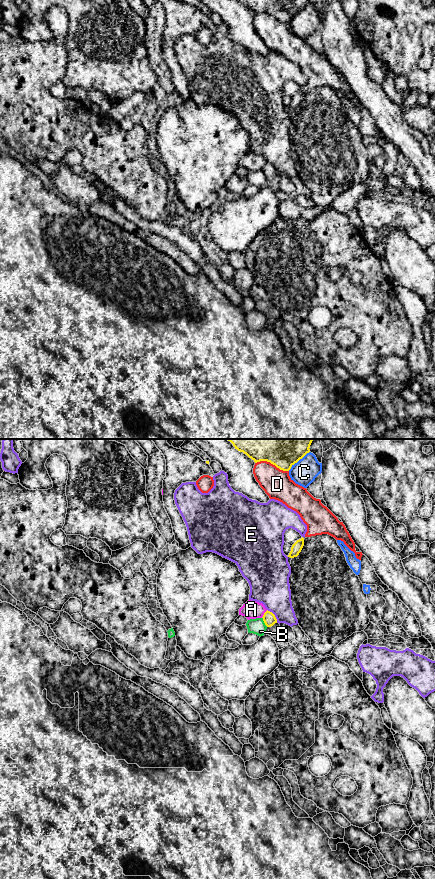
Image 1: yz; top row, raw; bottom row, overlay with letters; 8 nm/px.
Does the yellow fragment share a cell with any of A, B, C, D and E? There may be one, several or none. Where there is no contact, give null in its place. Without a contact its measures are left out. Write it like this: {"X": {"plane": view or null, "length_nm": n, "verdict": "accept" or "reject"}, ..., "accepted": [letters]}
{"A": {"plane": "yz", "length_nm": 80, "verdict": "reject"}, "B": {"plane": "yz", "length_nm": 90, "verdict": "reject"}, "C": {"plane": "yz", "length_nm": 240, "verdict": "reject"}, "D": {"plane": "yz", "length_nm": 280, "verdict": "reject"}, "E": {"plane": "yz", "length_nm": 140, "verdict": "reject"}, "accepted": []}

